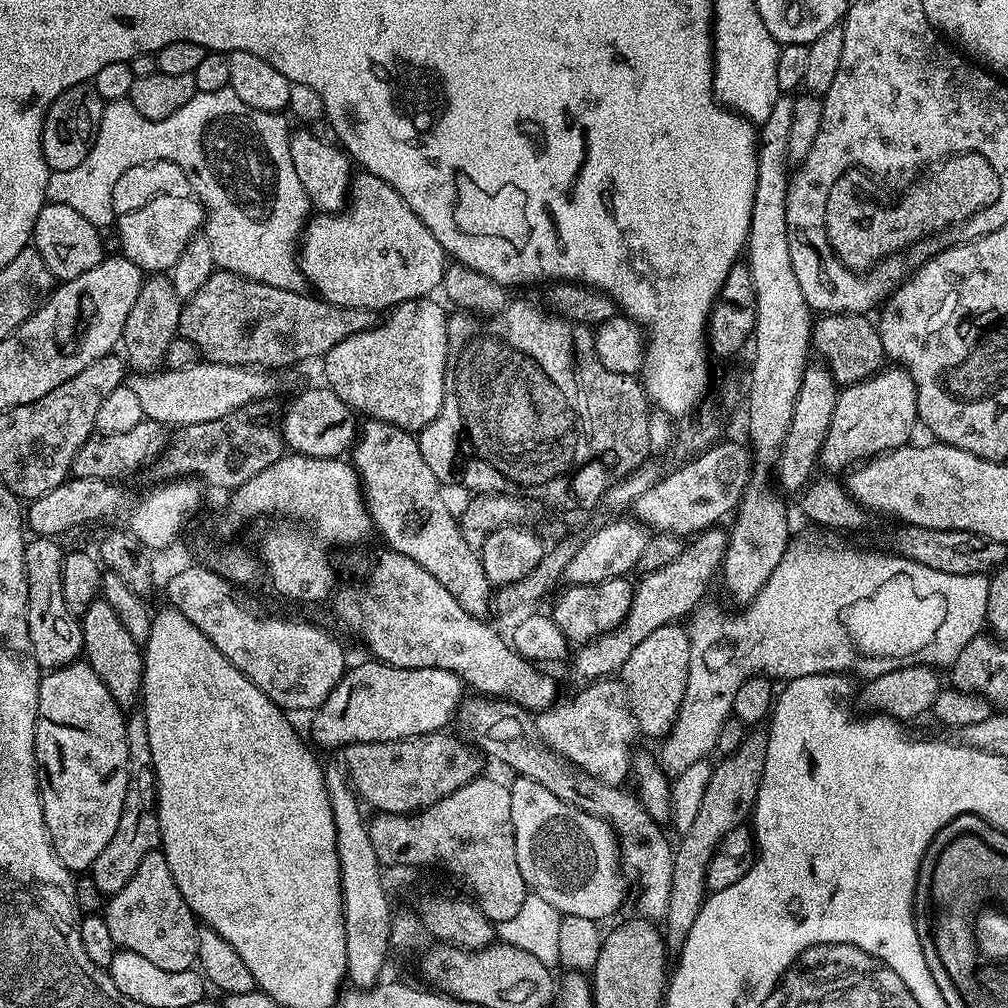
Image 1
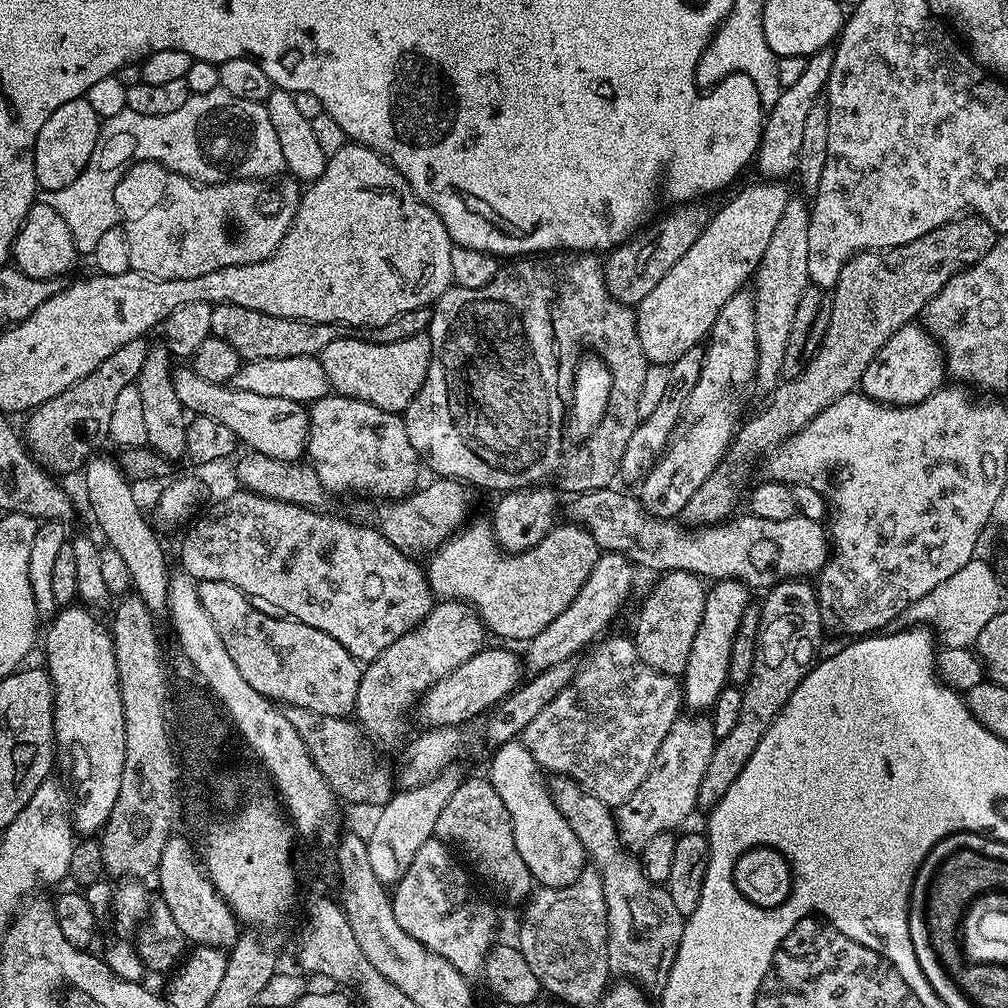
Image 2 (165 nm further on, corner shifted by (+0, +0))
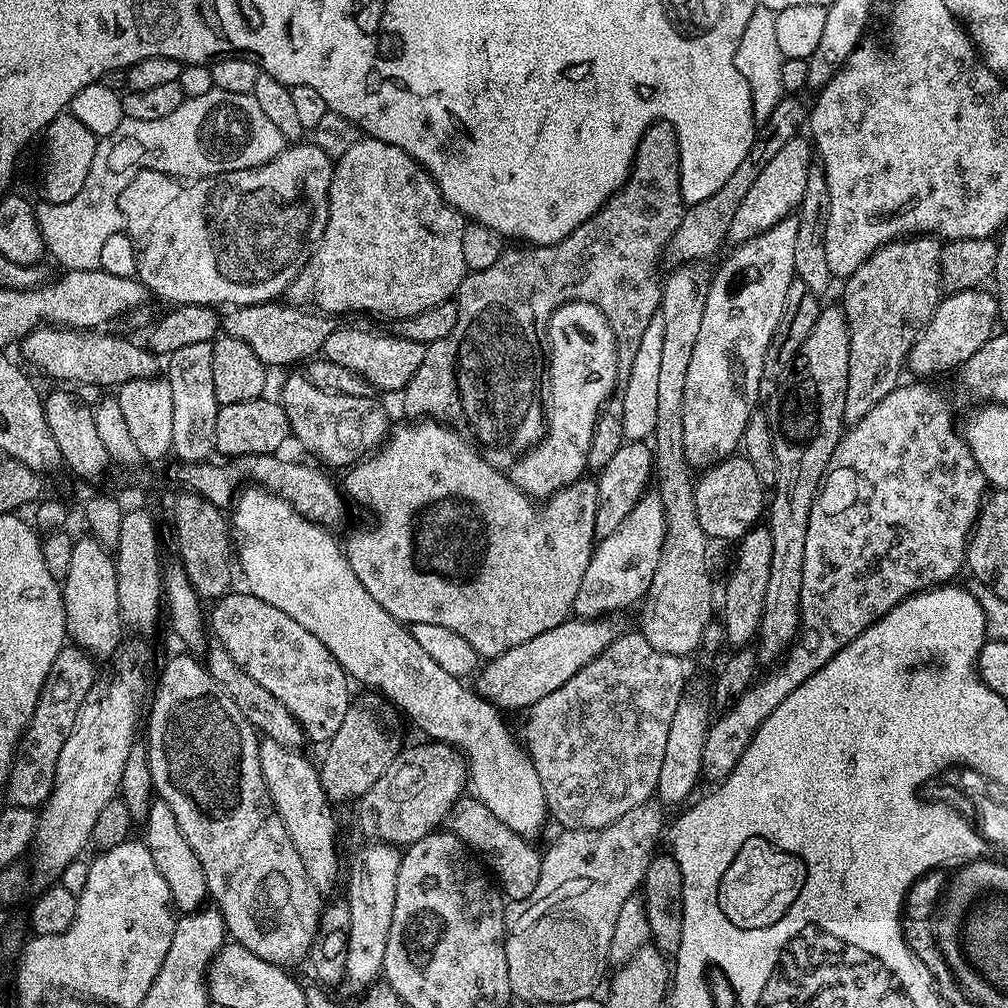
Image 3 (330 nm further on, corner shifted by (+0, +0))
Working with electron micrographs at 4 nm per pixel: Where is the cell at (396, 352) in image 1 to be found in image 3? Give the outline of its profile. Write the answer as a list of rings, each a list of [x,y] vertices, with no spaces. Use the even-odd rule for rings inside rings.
[[[337,326],[334,334],[326,338],[324,343],[323,359],[338,362],[338,366],[346,366],[362,374],[373,389],[384,392],[399,393],[414,378],[414,370],[422,366],[425,345],[410,342],[406,338],[395,334],[387,336],[384,332],[371,332],[368,328],[344,328]]]

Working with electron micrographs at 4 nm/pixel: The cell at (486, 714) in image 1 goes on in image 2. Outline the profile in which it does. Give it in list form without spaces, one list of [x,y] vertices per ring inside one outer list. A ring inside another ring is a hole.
[[[553,775],[550,791],[554,806],[570,822],[570,830],[582,842],[585,853],[600,874],[602,894],[606,898],[606,922],[608,923],[608,970],[613,977],[632,981],[649,997],[659,998],[664,993],[682,934],[686,917],[678,914],[667,887],[651,884],[644,872],[644,865],[636,860],[622,843],[617,817],[613,809],[594,798],[587,788],[569,776]]]

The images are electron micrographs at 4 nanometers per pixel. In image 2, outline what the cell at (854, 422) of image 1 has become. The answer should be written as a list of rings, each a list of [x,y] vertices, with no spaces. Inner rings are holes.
[[[913,322],[904,324],[896,333],[888,339],[882,346],[882,350],[878,350],[878,354],[870,362],[870,366],[866,366],[866,370],[862,374],[859,387],[865,396],[872,400],[879,400],[885,404],[917,404],[926,398],[930,398],[930,394],[934,394],[946,380],[946,369],[944,366],[944,353],[940,351],[940,345],[937,344],[935,336],[928,331],[927,328],[919,323]]]

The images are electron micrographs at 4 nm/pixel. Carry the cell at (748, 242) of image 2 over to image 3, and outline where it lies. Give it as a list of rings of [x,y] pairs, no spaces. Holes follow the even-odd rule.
[[[801,134],[790,138],[770,162],[760,168],[758,179],[750,190],[746,190],[746,198],[734,210],[734,216],[728,226],[727,239],[733,245],[743,244],[745,240],[762,234],[787,216],[793,215],[802,202],[802,193],[806,190],[808,168],[814,162],[814,144],[807,135]]]

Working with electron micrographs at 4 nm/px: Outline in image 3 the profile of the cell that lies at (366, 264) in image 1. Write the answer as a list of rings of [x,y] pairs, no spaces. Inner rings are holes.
[[[362,138],[346,150],[346,154],[335,157],[330,178],[330,194],[328,195],[328,217],[324,233],[310,259],[304,264],[304,269],[290,282],[286,293],[289,304],[297,306],[311,306],[325,314],[341,314],[340,312],[373,312],[376,316],[385,316],[389,322],[395,322],[402,318],[410,318],[414,314],[422,314],[422,310],[430,310],[430,306],[438,306],[438,302],[450,300],[455,297],[456,291],[468,272],[466,262],[462,258],[462,230],[466,223],[456,209],[444,200],[444,195],[438,190],[438,186],[432,181],[432,175],[424,169],[406,150],[398,146],[390,146],[390,142]]]

